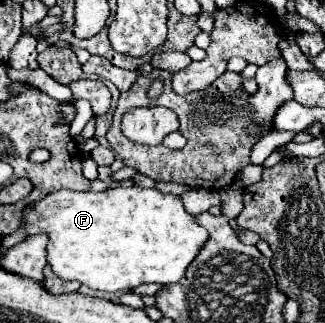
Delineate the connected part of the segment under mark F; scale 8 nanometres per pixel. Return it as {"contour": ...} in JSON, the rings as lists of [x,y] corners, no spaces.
{"contour":[[[118,187],[118,189],[106,189],[106,191],[68,191],[68,189],[60,189],[60,191],[54,191],[50,195],[46,195],[44,199],[40,201],[34,201],[30,203],[24,213],[22,213],[22,227],[24,227],[24,237],[32,237],[32,235],[48,235],[48,245],[46,245],[46,253],[48,253],[48,265],[50,269],[54,271],[56,277],[60,277],[62,281],[80,281],[82,285],[90,287],[90,289],[98,289],[98,291],[108,291],[108,293],[124,293],[124,291],[132,291],[136,289],[138,285],[142,283],[162,283],[162,285],[170,285],[170,283],[176,283],[184,277],[186,273],[186,267],[194,261],[194,257],[198,255],[200,247],[206,243],[208,239],[208,231],[200,225],[194,223],[194,217],[188,215],[184,211],[184,205],[180,201],[178,195],[164,195],[156,189],[142,189],[142,187]]]}

